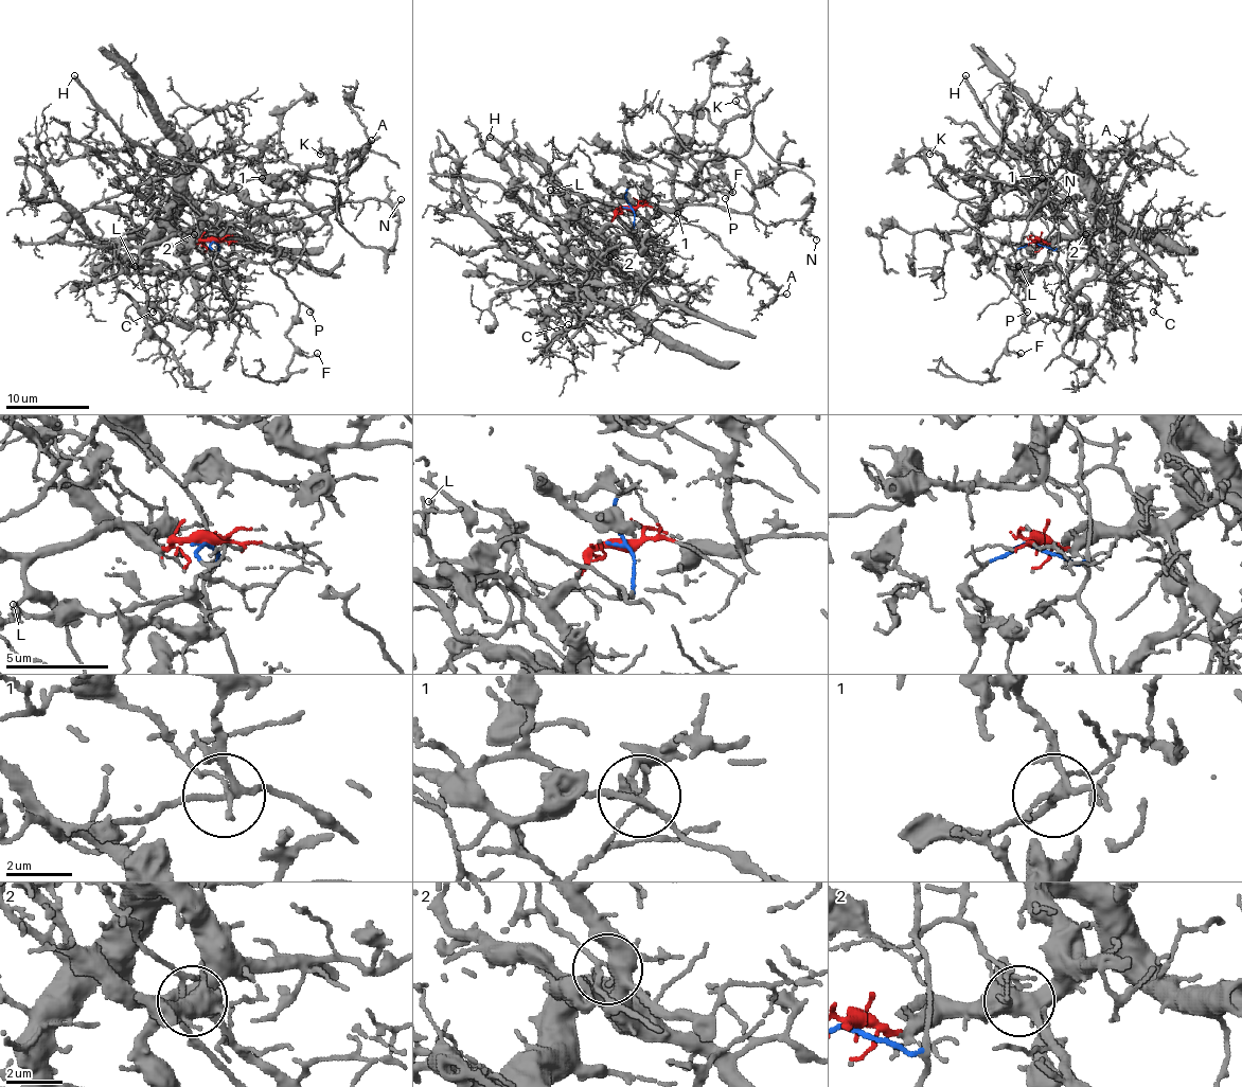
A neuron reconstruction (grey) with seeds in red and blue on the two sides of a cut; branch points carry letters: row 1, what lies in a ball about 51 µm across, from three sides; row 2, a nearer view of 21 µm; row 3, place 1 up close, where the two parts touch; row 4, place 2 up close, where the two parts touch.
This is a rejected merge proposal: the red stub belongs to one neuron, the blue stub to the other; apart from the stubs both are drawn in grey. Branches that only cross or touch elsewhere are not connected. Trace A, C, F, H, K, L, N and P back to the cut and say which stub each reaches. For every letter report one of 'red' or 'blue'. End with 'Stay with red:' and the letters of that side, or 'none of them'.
A: blue
C: red
F: blue
H: blue
K: blue
L: red
N: blue
P: blue
Stay with red: C, L

